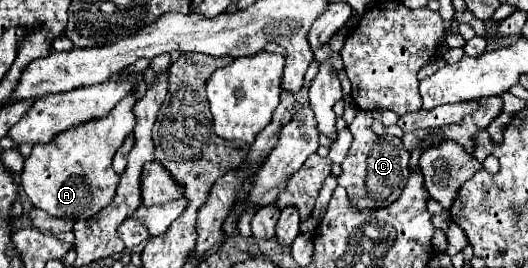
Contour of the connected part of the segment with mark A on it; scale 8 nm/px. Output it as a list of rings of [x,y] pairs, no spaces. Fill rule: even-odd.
[[[137,88],[131,90],[107,116],[69,128],[57,134],[49,144],[33,146],[21,172],[21,184],[35,208],[41,208],[55,218],[77,222],[95,216],[113,202],[119,174],[113,170],[111,160],[125,136],[135,128],[135,96]]]

